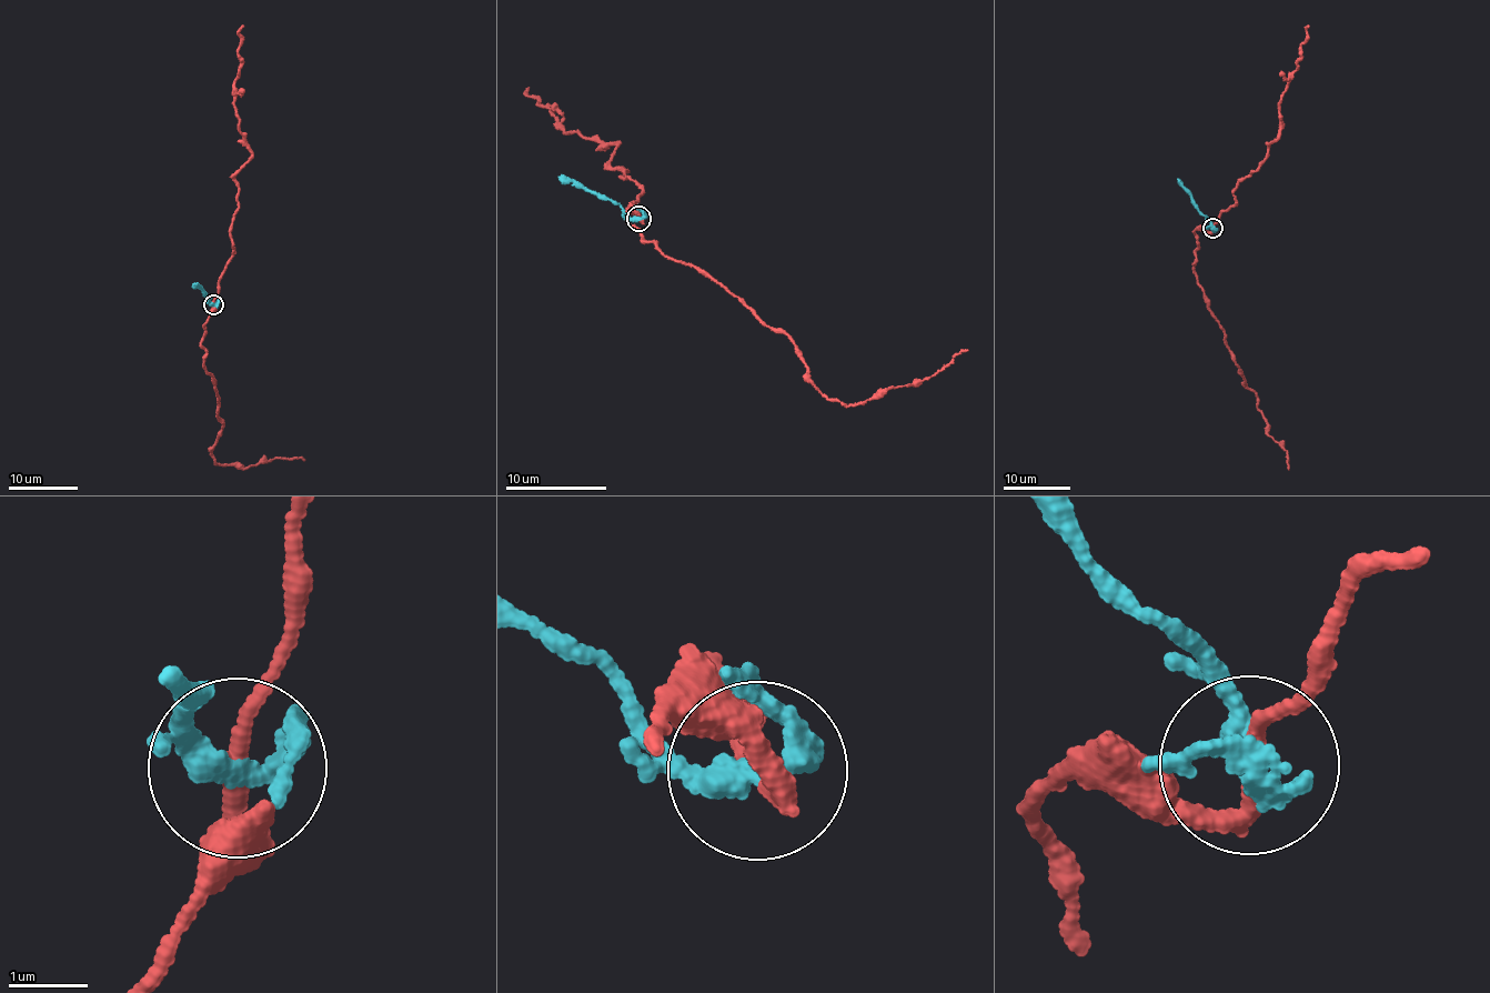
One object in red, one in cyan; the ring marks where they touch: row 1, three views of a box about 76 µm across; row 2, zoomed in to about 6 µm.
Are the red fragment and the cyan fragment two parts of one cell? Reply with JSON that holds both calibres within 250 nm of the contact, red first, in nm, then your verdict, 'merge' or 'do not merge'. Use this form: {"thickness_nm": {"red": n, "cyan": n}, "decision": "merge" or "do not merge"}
{"thickness_nm": {"red": 200, "cyan": 280}, "decision": "do not merge"}

